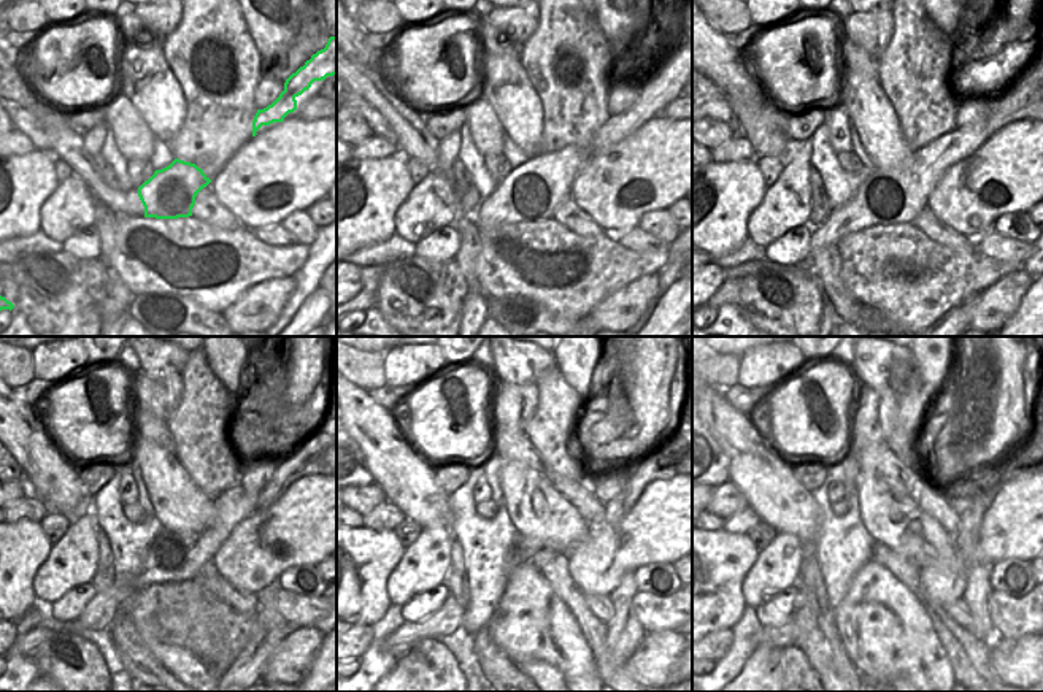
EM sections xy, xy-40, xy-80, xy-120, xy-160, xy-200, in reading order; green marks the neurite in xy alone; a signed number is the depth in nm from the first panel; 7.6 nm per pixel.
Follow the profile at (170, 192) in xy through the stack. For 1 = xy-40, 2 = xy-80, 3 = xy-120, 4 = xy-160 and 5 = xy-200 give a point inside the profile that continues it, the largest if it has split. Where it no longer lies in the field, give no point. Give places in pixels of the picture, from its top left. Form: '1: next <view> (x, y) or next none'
1: next xy-40 (534, 191)
2: next xy-80 (886, 197)
3: next xy-120 (172, 556)
4: next xy-160 (450, 616)
5: next xy-200 (785, 635)

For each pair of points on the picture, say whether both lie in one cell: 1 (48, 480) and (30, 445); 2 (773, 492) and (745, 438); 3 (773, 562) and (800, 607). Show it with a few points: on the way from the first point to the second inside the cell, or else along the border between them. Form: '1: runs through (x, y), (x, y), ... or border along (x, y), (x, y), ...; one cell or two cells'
1: runs through (46, 472), (35, 453); one cell
2: runs through (765, 480), (754, 469), (748, 451); one cell
3: border along (799, 576), (794, 584); two cells

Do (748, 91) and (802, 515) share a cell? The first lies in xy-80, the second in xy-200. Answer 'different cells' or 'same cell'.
same cell

